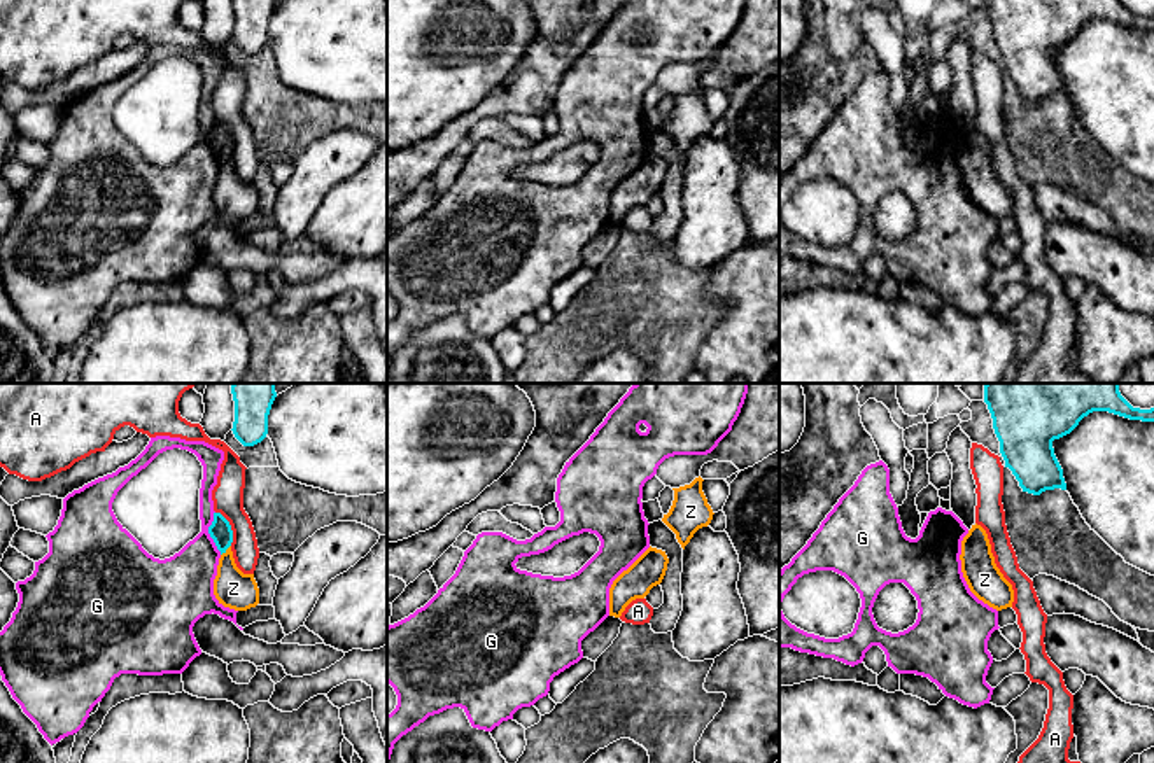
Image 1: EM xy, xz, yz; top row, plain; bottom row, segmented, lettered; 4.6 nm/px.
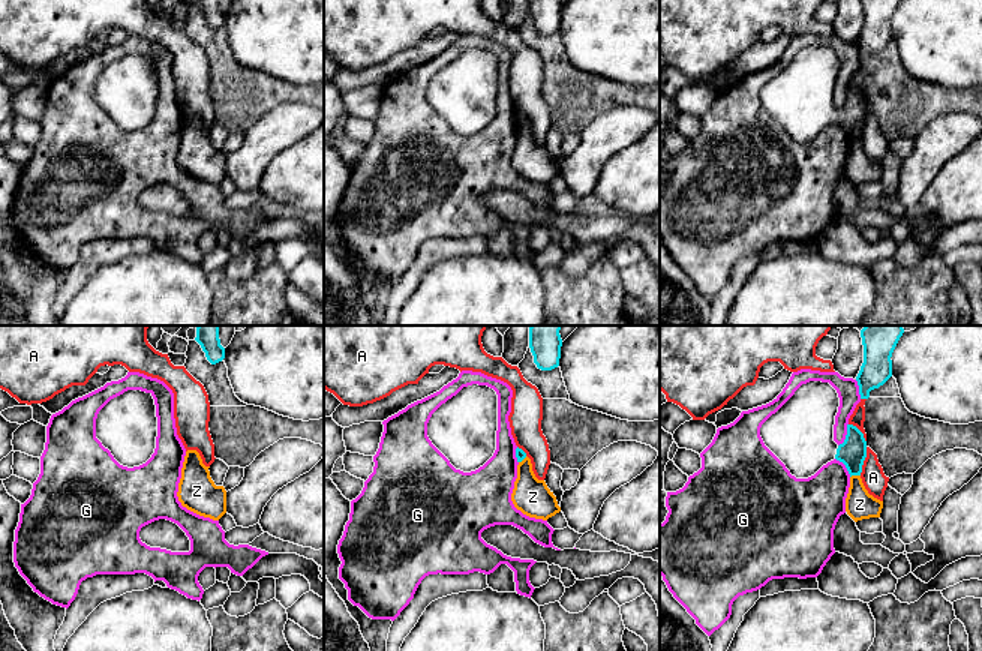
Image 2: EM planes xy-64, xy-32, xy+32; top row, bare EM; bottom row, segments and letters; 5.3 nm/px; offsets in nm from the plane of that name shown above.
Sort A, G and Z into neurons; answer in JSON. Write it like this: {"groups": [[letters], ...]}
{"groups": [["A"], ["G"], ["Z"]]}

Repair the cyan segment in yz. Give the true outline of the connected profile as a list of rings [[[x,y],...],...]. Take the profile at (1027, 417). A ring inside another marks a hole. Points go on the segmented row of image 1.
[[[986,383],[984,402],[993,418],[1005,467],[1012,471],[1023,492],[1040,495],[1045,490],[1066,490],[1063,469],[1052,441],[1070,434],[1093,411],[1108,411],[1129,420],[1154,422],[1154,408],[1133,408],[1119,392],[1119,383]]]

